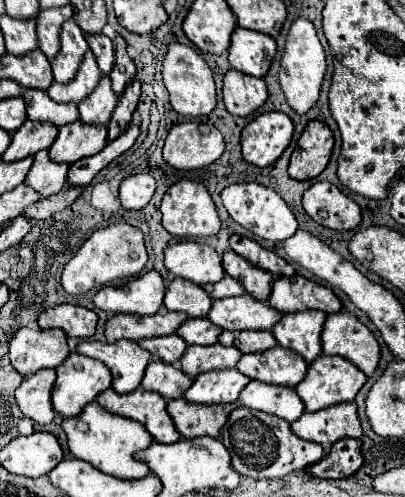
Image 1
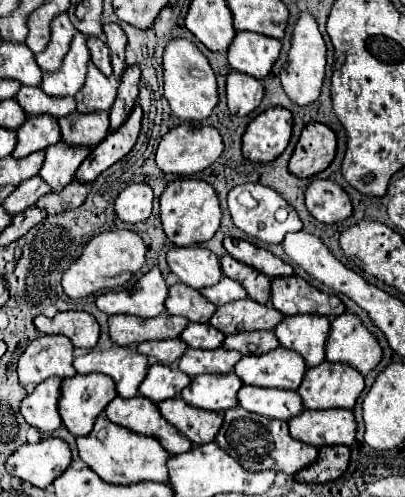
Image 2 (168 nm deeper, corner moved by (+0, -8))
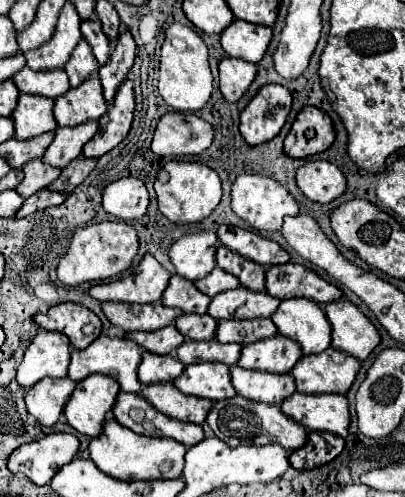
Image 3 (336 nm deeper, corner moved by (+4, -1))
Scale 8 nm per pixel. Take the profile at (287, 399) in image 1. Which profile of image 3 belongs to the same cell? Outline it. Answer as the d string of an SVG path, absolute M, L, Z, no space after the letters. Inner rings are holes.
M238 365L230 367L232 385L238 395L250 401L260 401L268 405L280 405L284 399L296 393L292 375L272 375L264 371L248 371Z

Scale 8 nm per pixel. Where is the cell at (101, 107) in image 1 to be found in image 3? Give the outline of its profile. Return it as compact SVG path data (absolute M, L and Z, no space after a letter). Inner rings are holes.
M84 39L74 49L72 61L68 61L68 65L66 65L64 71L68 73L68 79L70 79L70 87L72 89L76 89L86 79L90 79L94 73L98 73L98 61L94 59L92 49L90 49L90 45Z

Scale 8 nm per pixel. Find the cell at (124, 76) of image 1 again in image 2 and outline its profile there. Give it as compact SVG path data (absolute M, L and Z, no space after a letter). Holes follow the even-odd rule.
M104 24L104 34L106 34L106 44L110 48L110 62L112 62L114 74L120 76L126 68L126 58L124 58L126 34L118 24Z

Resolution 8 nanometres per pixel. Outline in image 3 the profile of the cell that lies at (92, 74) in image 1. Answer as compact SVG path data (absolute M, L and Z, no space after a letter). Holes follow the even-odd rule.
M64 5L60 11L60 19L56 25L56 33L52 35L52 41L48 45L42 45L40 49L24 53L26 65L32 71L54 71L54 69L64 69L68 59L72 57L72 51L82 39L80 33L80 17L72 5Z

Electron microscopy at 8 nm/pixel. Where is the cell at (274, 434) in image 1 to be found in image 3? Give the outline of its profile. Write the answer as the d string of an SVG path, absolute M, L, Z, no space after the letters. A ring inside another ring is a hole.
M236 395L234 399L216 401L214 407L208 413L206 423L210 425L210 429L214 431L214 435L218 439L222 439L224 443L228 443L230 447L278 443L286 451L294 451L294 449L300 449L306 443L306 439L308 439L306 429L300 427L296 421L284 417L284 413L280 411L280 407L276 407L276 405L264 405L264 403L256 403L256 401L246 401L240 395Z

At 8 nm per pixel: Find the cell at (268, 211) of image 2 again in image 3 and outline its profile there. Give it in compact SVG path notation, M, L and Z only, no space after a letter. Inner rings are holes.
M240 175L232 183L232 211L250 223L258 231L278 231L286 215L298 215L298 203L294 197L274 179L264 175Z

